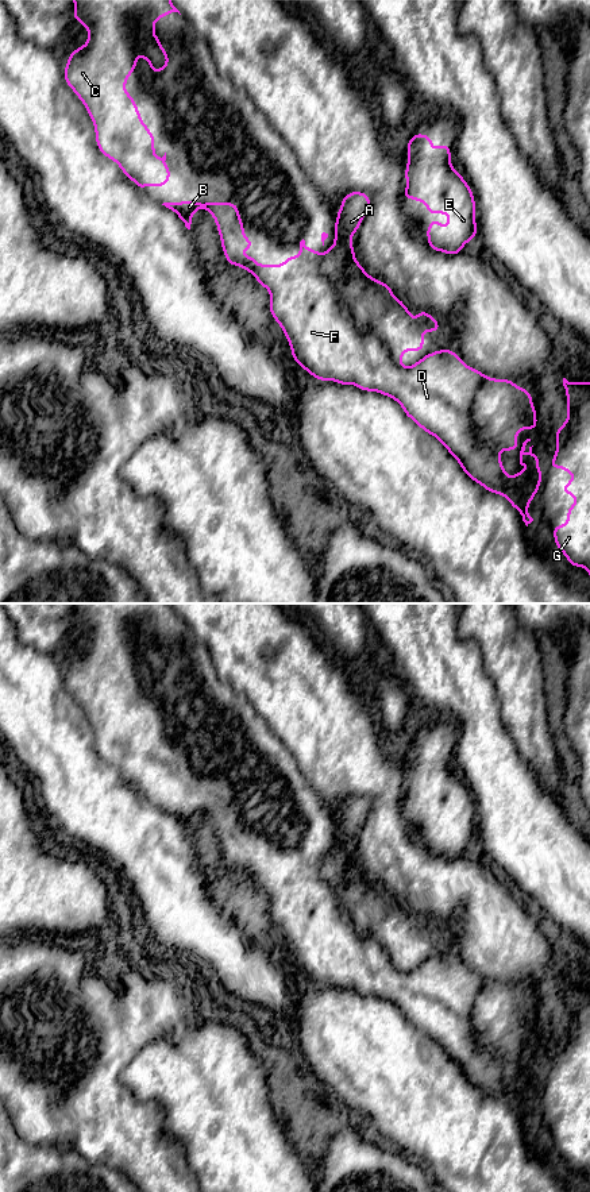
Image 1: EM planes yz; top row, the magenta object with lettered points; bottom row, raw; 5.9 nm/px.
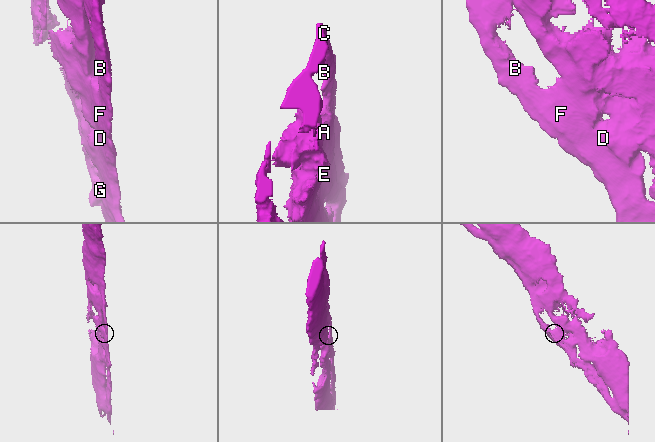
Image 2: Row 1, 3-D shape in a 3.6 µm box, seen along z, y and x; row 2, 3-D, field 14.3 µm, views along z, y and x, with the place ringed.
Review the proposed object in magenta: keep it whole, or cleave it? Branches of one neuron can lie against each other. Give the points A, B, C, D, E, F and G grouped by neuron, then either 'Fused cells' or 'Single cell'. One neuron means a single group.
Groups: A E G / B C D F. Fused cells

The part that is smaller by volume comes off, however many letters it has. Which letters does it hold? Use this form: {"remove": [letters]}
{"remove": ["B", "C", "D", "F"]}

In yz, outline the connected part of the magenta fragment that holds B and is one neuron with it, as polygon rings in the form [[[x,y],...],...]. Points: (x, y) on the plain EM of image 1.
[[[180,806],[162,810],[176,817],[188,834],[198,813],[213,821],[227,867],[251,877],[258,888],[269,895],[271,900],[269,915],[284,934],[292,963],[300,972],[320,985],[355,990],[362,996],[379,996],[392,1002],[419,1033],[433,1039],[447,1053],[468,1083],[481,1088],[486,1096],[504,1100],[521,1118],[527,1131],[533,1126],[527,1116],[543,1084],[539,1061],[532,1057],[532,1052],[528,1060],[524,1058],[527,1048],[531,1046],[527,1044],[520,1056],[522,1073],[514,1081],[509,1081],[498,1058],[478,1046],[473,1035],[471,1015],[485,983],[479,975],[466,969],[451,953],[431,957],[406,973],[398,971],[386,950],[370,934],[358,929],[351,911],[344,906],[343,896],[351,883],[350,875],[340,883],[323,877],[321,857],[309,855],[304,844],[300,846],[300,860],[285,863],[284,869],[258,869],[254,861],[243,861],[242,857],[252,852],[252,845],[244,841],[243,826],[235,807]]]

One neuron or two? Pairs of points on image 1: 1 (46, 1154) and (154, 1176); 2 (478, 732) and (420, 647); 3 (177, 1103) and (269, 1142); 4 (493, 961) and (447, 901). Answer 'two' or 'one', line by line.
1: two
2: one
3: one
4: one

